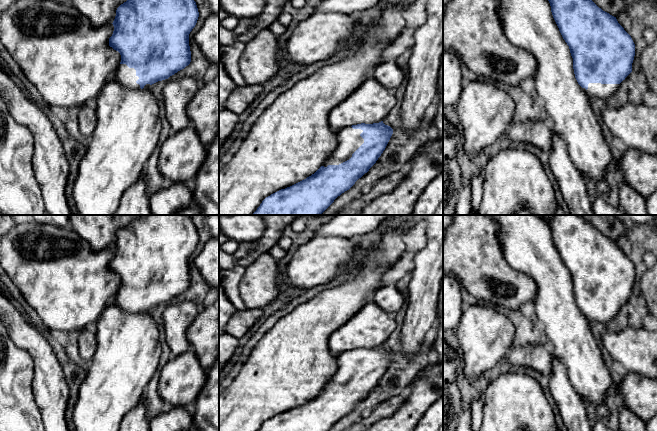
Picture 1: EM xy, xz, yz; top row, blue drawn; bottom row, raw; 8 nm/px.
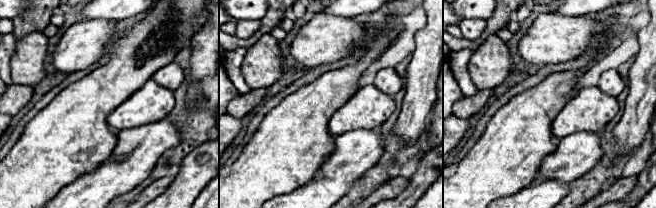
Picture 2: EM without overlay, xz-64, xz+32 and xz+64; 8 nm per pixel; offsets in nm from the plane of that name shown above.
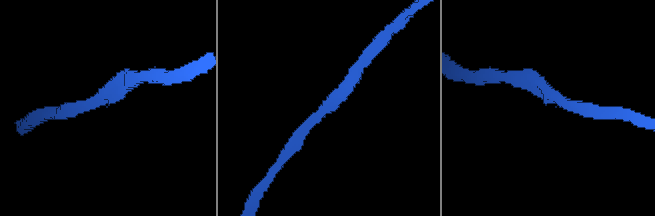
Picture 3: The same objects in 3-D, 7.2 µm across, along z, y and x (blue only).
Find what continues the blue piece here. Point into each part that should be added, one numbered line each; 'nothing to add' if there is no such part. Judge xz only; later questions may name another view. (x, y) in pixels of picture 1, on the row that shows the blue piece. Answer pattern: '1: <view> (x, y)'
1: xz (349, 140)

